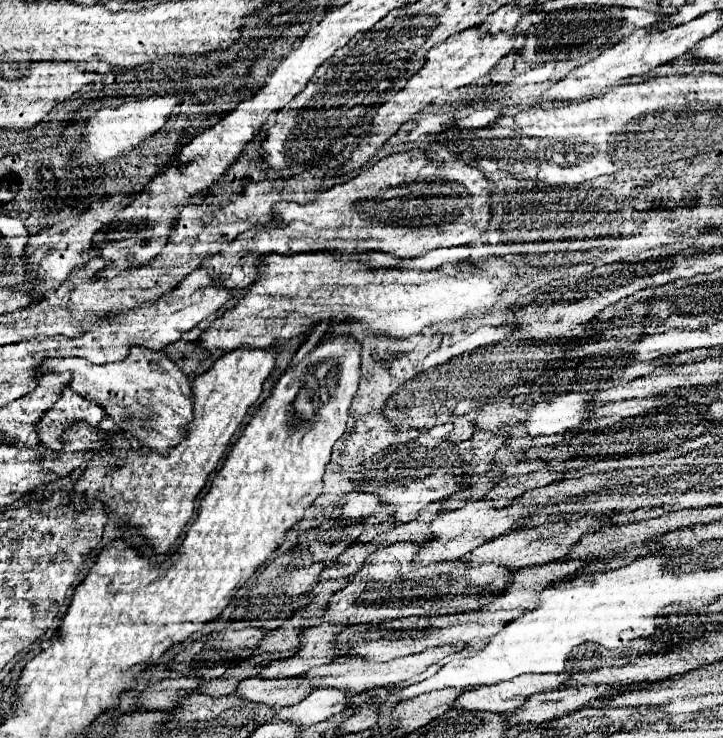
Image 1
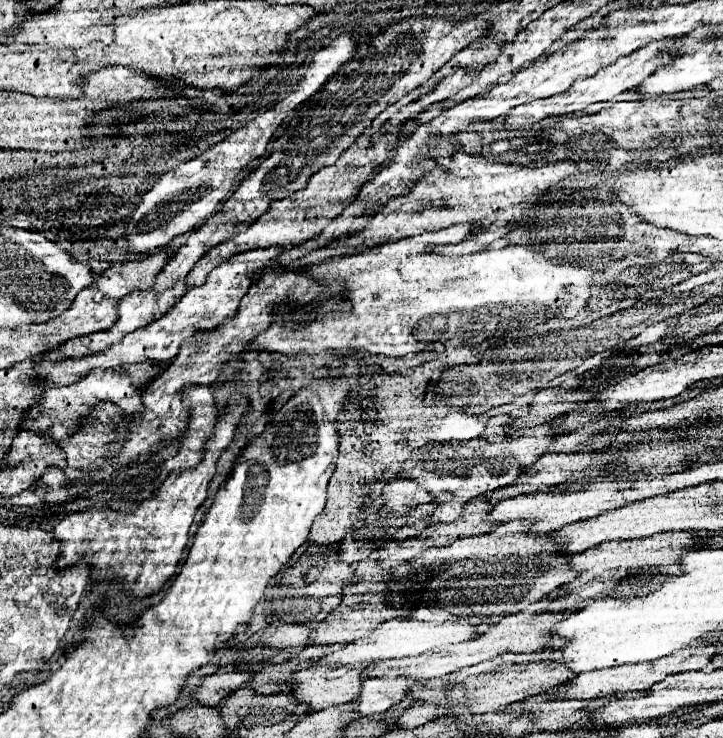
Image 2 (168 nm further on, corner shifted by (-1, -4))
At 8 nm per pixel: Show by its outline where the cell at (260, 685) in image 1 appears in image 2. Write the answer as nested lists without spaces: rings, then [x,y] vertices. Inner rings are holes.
[[[366,663],[350,667],[308,667],[294,675],[296,683],[292,685],[290,695],[310,705],[314,711],[354,701],[366,679],[362,675],[366,667]]]

